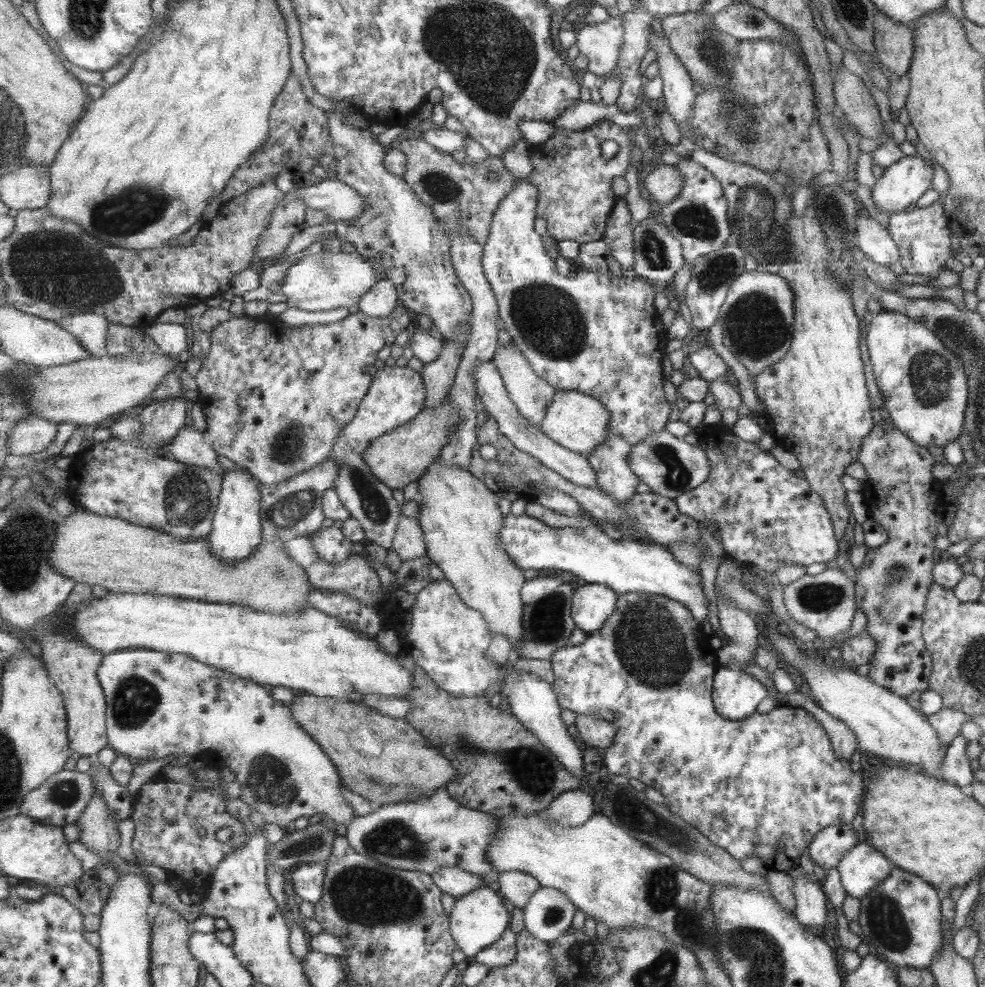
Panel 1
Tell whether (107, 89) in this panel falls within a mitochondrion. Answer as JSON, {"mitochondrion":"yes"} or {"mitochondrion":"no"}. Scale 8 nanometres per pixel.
{"mitochondrion":"no"}

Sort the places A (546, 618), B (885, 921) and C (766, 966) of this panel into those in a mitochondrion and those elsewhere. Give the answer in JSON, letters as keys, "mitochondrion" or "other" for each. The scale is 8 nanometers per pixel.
{"A":"mitochondrion","B":"mitochondrion","C":"mitochondrion"}

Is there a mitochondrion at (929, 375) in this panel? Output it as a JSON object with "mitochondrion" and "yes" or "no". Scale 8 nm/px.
{"mitochondrion":"yes"}

